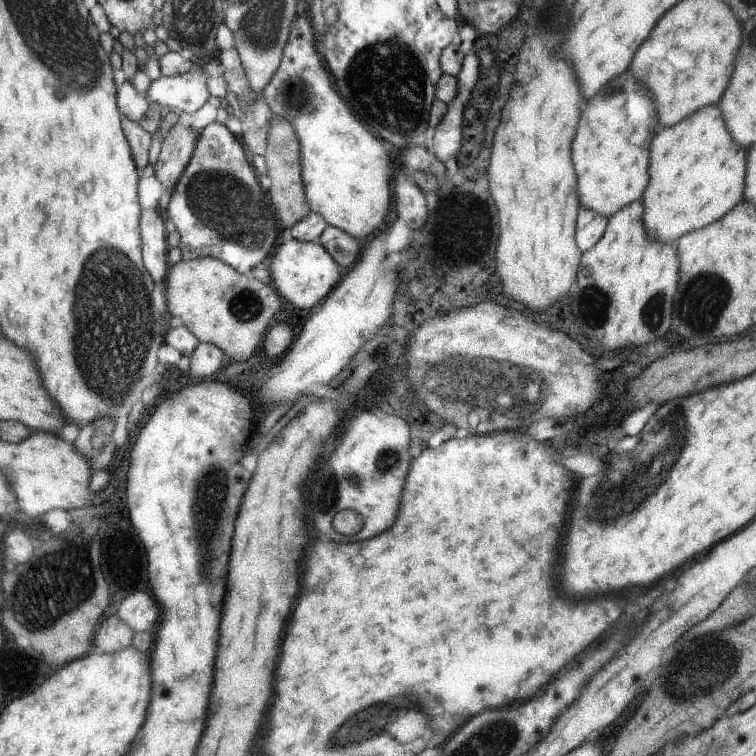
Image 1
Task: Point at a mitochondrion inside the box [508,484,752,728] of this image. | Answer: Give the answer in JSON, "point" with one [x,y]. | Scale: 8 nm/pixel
{"point":[703,676]}

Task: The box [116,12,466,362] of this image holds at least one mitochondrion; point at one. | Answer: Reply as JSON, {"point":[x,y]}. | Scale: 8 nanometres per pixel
{"point":[388,83]}

